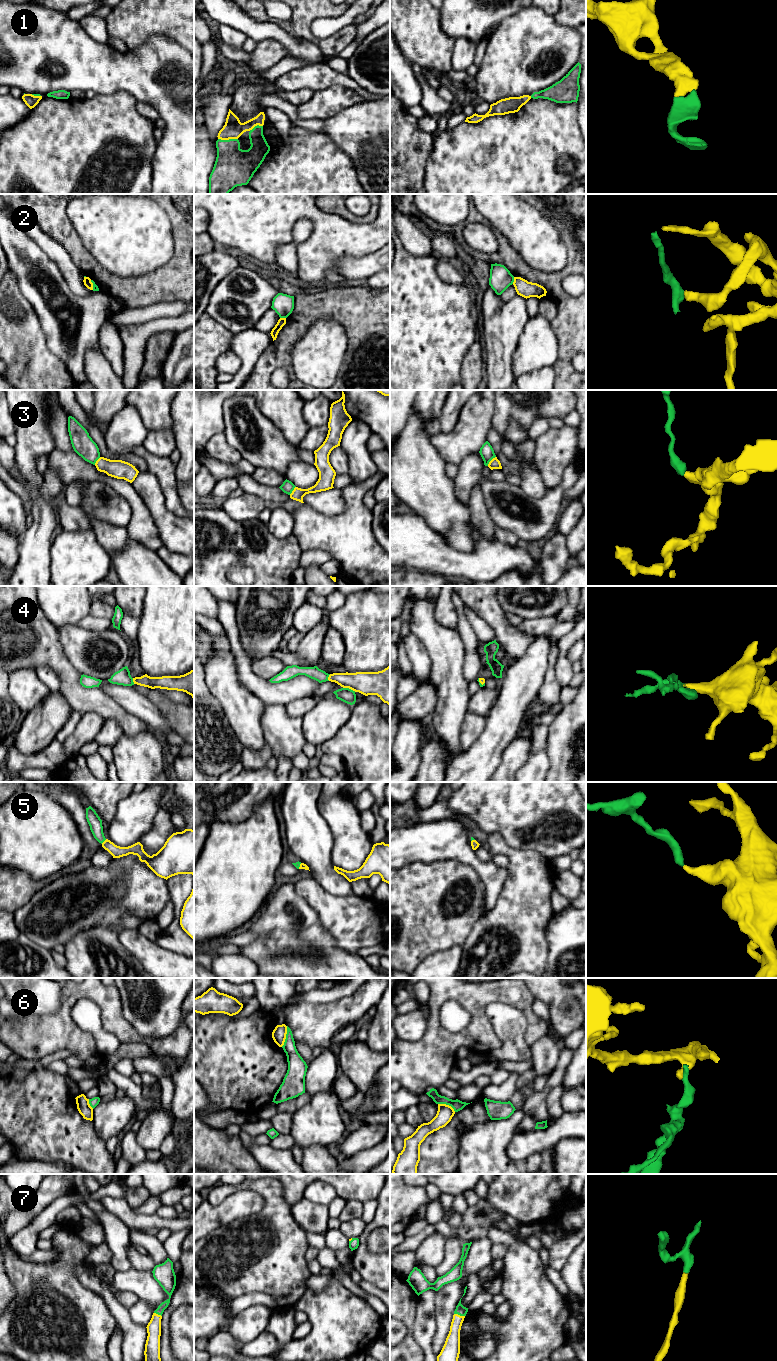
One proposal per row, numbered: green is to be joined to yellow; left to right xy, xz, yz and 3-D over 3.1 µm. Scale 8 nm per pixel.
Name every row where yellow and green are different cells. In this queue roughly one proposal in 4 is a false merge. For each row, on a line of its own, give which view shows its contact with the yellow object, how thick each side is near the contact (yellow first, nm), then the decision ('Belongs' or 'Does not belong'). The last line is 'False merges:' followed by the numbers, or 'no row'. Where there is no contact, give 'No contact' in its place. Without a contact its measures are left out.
1: Touches yellow in xz. Thickness 160 nm (yellow) against 300 nm. Belongs
2: Touches yellow in yz. Thickness 130 nm (yellow) against 180 nm. Does not belong
3: Touches yellow in yz. Thickness 80 nm (yellow) against 110 nm. Does not belong
4: Touches yellow in xz. Thickness 190 nm (yellow) against 120 nm. Belongs
5: Touches yellow in xy. Thickness 100 nm (yellow) against 110 nm. Belongs
6: Touches yellow in xz. Thickness 110 nm (yellow) against 140 nm. Does not belong
7: Touches yellow in yz. Thickness 130 nm (yellow) against 80 nm. Belongs
False merges: 2, 3, 6

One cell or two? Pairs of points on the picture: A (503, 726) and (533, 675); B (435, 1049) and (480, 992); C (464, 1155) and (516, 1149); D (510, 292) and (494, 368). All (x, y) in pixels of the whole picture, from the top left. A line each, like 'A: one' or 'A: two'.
A: one
B: one
C: two
D: two

